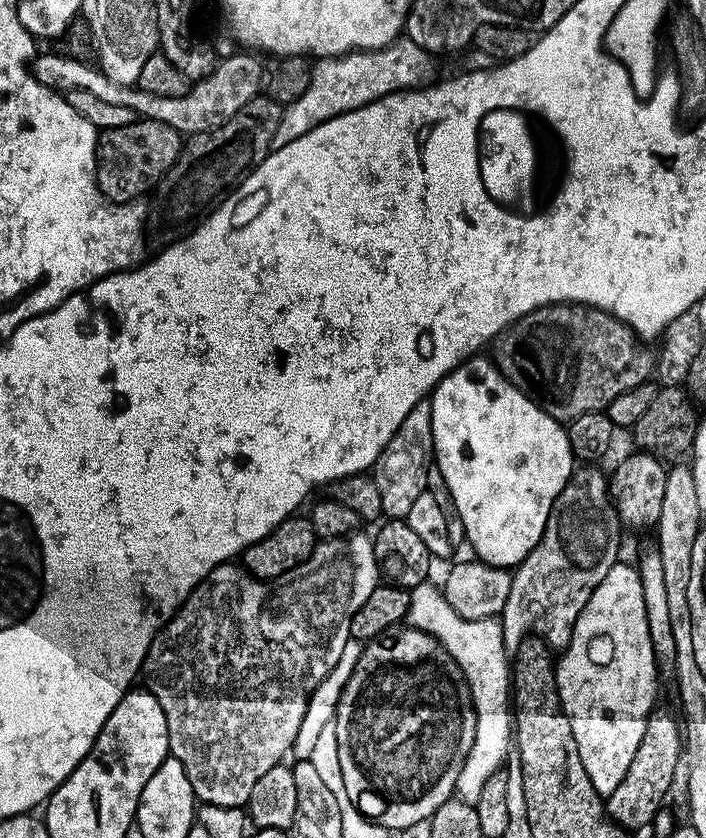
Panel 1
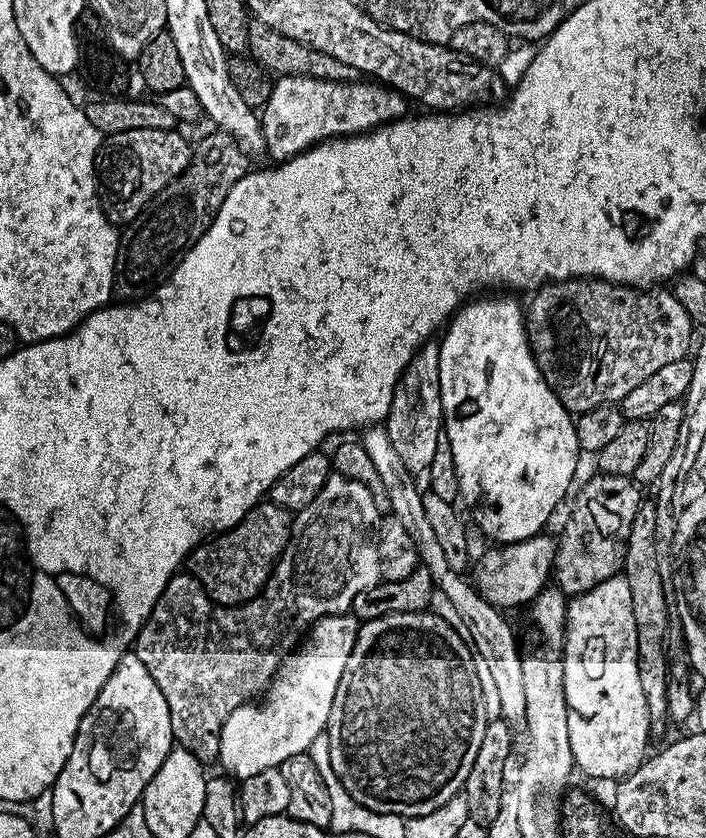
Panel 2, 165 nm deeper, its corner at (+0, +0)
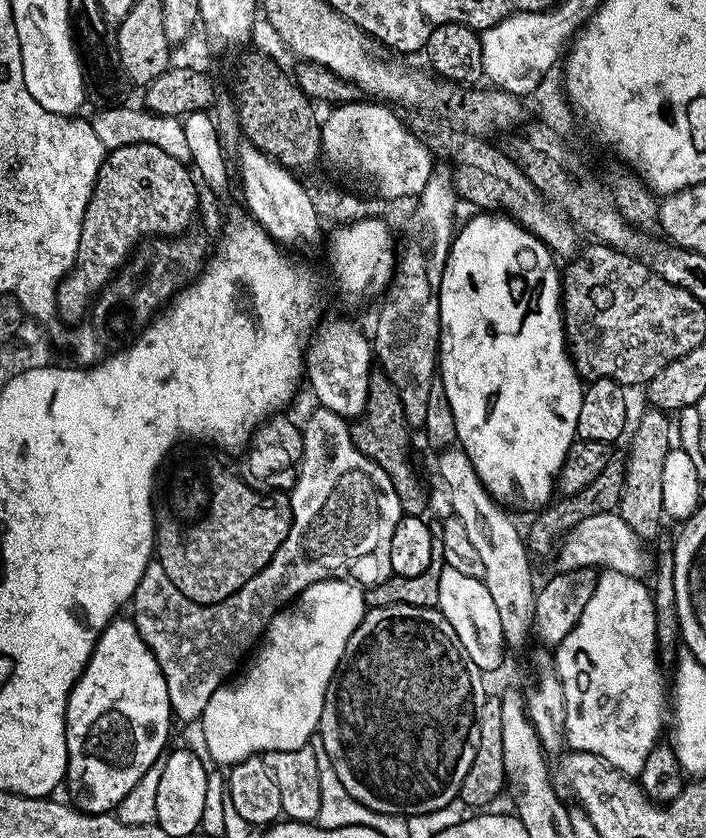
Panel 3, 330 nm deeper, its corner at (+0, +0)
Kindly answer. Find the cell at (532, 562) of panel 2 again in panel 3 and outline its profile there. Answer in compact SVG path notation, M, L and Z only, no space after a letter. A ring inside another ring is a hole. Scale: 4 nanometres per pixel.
M619 511L603 512L594 514L590 518L582 518L578 526L574 526L565 534L554 556L557 564L555 567L561 572L573 572L579 568L595 568L607 570L617 576L640 578L648 568L648 556L644 553L644 548L646 548L645 541L640 540L634 534L634 530L630 530L630 526L626 526Z

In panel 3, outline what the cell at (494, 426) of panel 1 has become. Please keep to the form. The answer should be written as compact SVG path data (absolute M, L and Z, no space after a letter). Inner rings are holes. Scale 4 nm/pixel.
M476 214L468 225L453 235L452 249L442 274L440 291L440 351L438 353L438 378L444 383L446 398L450 398L450 410L454 410L454 426L459 447L470 458L482 486L505 509L536 508L540 510L553 499L558 488L558 477L570 446L577 439L578 410L582 410L585 385L572 365L568 355L568 341L564 338L564 313L560 311L560 285L562 272L551 250L534 234L516 223L507 214Z

